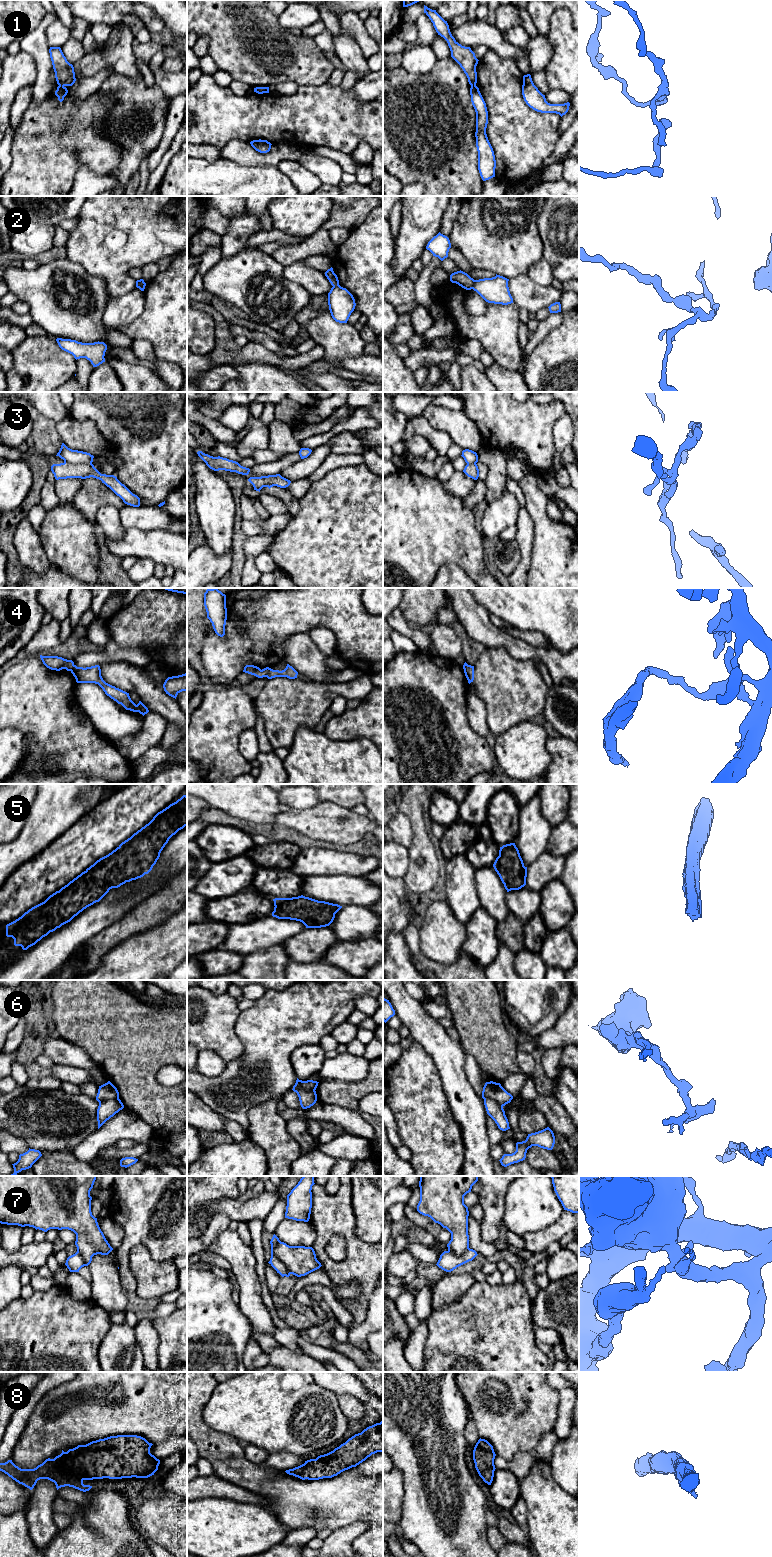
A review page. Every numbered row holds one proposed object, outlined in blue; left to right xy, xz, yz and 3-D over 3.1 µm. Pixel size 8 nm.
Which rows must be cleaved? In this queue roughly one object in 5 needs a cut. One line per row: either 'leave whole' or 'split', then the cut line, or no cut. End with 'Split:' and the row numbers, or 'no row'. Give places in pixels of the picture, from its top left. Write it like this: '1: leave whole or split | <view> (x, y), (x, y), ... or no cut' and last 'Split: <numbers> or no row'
1: leave whole | no cut
2: split | yz (475, 280), (471, 288)
3: split | xy (64, 461), (70, 463), (91, 463)
4: split | xz (270, 668), (265, 676)
5: leave whole | no cut
6: leave whole | no cut
7: split | xz (279, 1241), (273, 1249), (273, 1254), (291, 1273)
8: leave whole | no cut
Split: 2, 3, 4, 7

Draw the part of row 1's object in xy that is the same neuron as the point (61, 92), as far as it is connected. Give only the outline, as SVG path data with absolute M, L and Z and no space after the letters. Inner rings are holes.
M50 47L49 53L55 72L55 78L59 85L55 91L55 95L58 97L58 100L62 102L68 93L66 87L72 86L76 81L74 67L67 61L60 47Z

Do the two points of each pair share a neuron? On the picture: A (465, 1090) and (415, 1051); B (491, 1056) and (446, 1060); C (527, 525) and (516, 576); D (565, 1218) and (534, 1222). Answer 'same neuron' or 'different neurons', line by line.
A: different neurons
B: different neurons
C: same neuron
D: different neurons

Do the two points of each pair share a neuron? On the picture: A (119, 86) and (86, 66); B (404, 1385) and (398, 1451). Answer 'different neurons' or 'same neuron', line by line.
A: different neurons
B: same neuron

